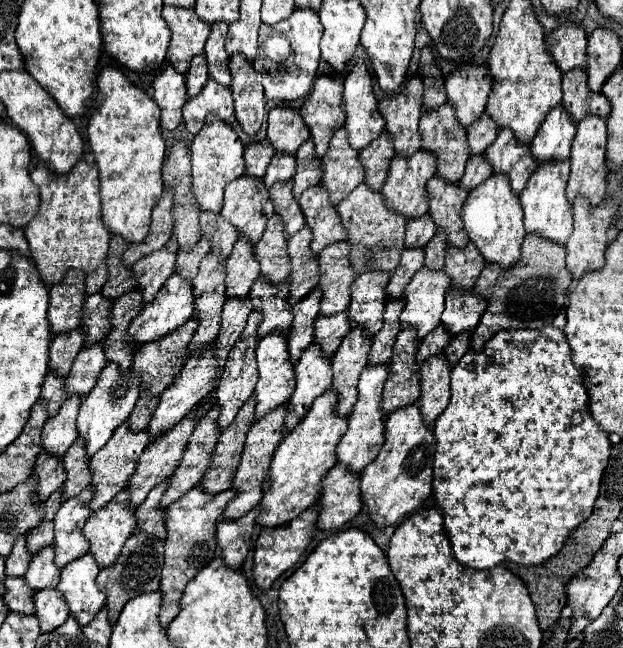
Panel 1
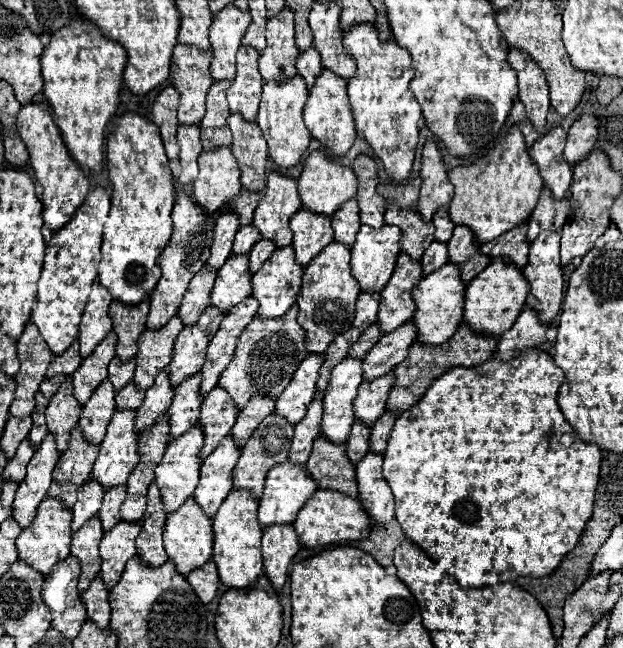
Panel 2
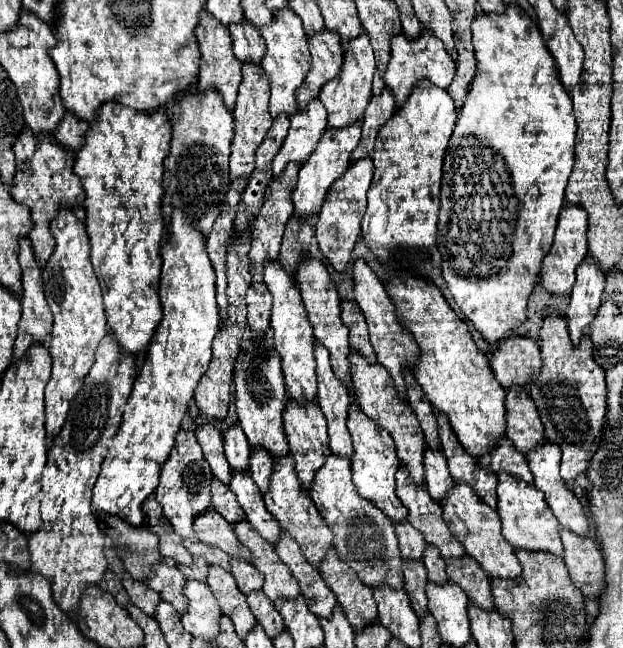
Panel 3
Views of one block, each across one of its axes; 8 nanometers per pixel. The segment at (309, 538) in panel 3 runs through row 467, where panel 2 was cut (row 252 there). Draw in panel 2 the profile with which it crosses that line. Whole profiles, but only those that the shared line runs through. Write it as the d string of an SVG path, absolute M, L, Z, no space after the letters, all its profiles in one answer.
M292 246L276 248L266 264L252 276L252 298L258 300L260 318L278 318L296 304L304 268L294 262Z

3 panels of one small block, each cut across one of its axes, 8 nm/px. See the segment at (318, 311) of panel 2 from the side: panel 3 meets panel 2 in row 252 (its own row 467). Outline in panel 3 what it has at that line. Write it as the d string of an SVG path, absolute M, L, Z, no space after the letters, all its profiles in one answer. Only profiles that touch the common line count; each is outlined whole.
M330 454L324 466L314 474L314 482L308 490L316 508L324 516L328 528L334 532L334 548L338 556L358 574L366 586L388 584L392 588L404 588L402 558L394 534L394 522L382 514L370 500L362 498L352 482L350 460Z

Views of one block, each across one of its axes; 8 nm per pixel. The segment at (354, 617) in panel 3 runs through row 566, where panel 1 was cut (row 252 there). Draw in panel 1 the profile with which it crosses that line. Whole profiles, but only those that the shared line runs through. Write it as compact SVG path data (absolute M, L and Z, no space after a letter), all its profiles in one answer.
M338 242L326 246L318 254L320 262L320 288L322 288L322 302L320 314L336 314L350 306L350 286L356 280L356 272L350 266L350 242Z

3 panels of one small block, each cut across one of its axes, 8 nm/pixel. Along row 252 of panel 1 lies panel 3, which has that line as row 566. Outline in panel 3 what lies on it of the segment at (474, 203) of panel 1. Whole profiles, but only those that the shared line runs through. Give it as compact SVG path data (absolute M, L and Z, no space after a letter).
M454 482L454 486L446 492L446 496L440 500L440 504L444 510L444 520L450 528L450 532L454 534L454 538L462 542L466 552L482 566L482 570L490 578L494 578L494 576L502 576L502 578L520 576L520 562L514 554L514 548L500 534L498 512L494 508L490 508L488 504L484 504L482 498L478 498L478 494L470 488L470 484Z

